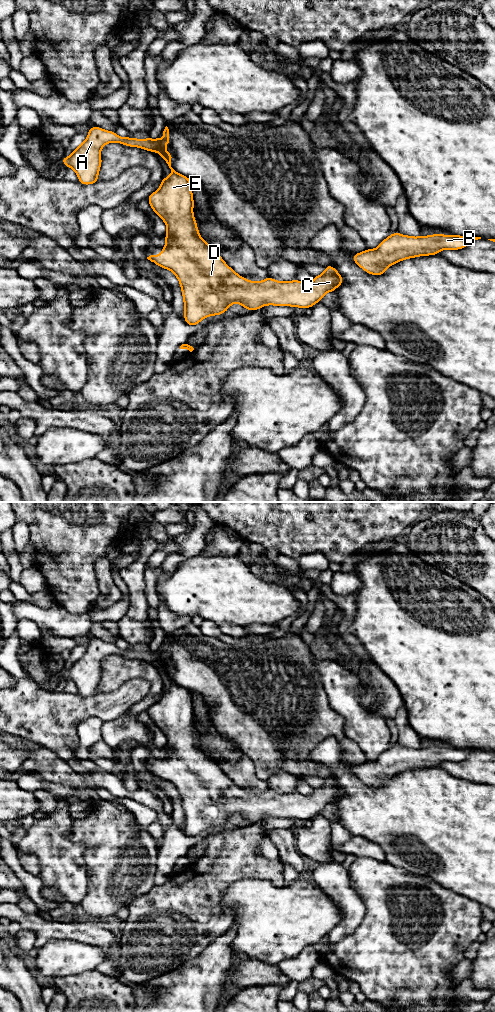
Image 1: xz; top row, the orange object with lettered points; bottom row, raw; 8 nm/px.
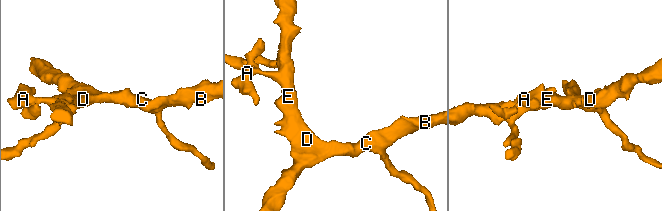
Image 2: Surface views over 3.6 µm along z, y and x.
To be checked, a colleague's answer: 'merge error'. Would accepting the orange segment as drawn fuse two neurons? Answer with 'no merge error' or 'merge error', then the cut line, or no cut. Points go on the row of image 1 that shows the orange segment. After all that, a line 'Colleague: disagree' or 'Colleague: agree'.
no merge error; no cut
Colleague: disagree

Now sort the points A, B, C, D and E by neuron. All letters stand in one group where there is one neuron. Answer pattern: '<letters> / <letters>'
A B C D E

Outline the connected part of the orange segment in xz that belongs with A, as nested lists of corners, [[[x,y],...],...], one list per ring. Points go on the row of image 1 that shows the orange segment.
[[[91,126],[88,132],[84,142],[74,149],[69,157],[61,159],[66,167],[70,167],[76,172],[79,183],[83,185],[99,182],[98,173],[102,164],[100,151],[105,144],[112,142],[138,147],[152,153],[156,151],[171,169],[171,175],[162,178],[160,188],[147,197],[152,210],[167,226],[166,244],[161,250],[161,254],[150,255],[147,259],[161,268],[171,270],[179,280],[184,300],[184,321],[187,325],[195,326],[206,317],[224,314],[233,303],[240,303],[250,311],[256,311],[265,305],[312,308],[327,292],[334,292],[339,285],[344,283],[344,279],[330,264],[325,266],[322,275],[314,276],[310,283],[303,283],[297,279],[281,282],[271,277],[253,282],[241,277],[225,263],[217,251],[201,238],[198,232],[197,222],[193,215],[194,200],[191,179],[171,167],[173,155],[171,152],[165,152],[165,147],[169,143],[167,126],[163,131],[163,139],[123,138],[114,131],[107,131],[97,126]]]

